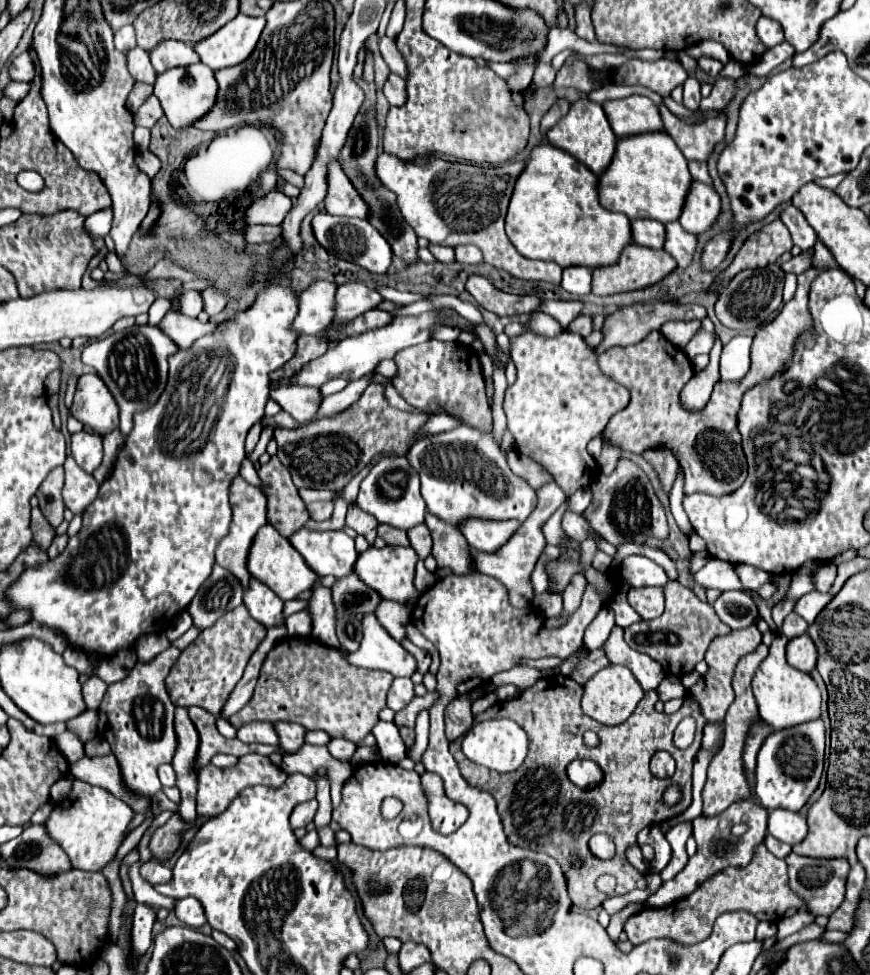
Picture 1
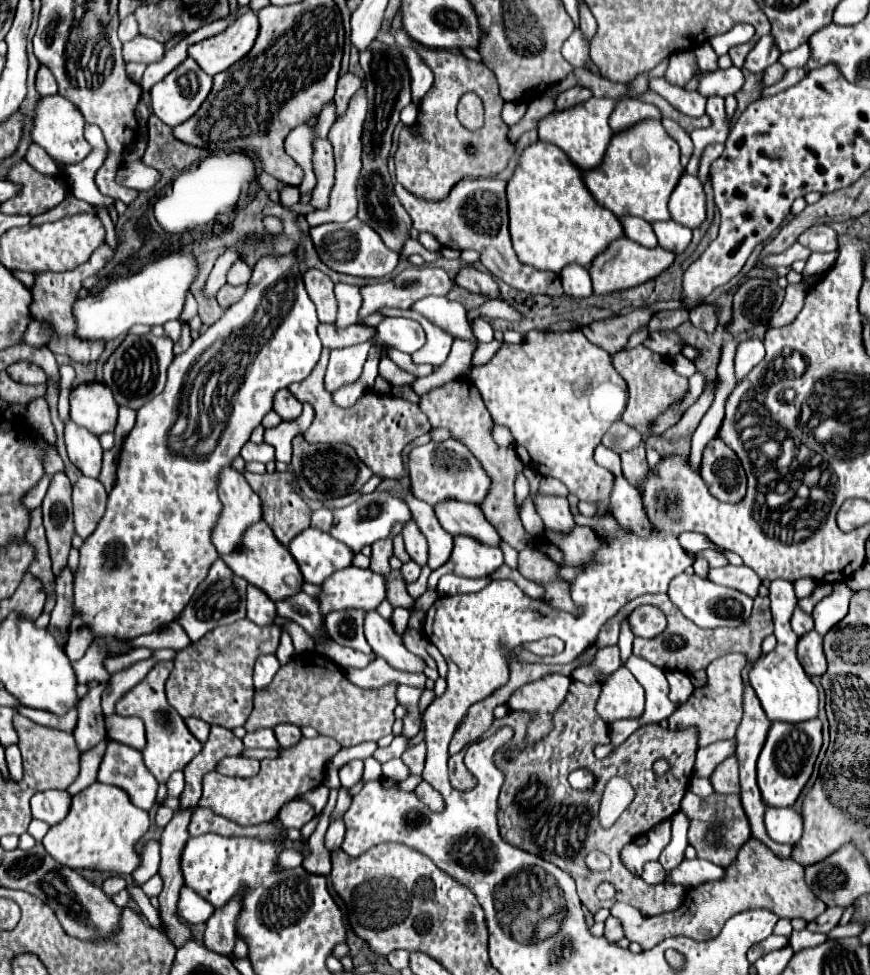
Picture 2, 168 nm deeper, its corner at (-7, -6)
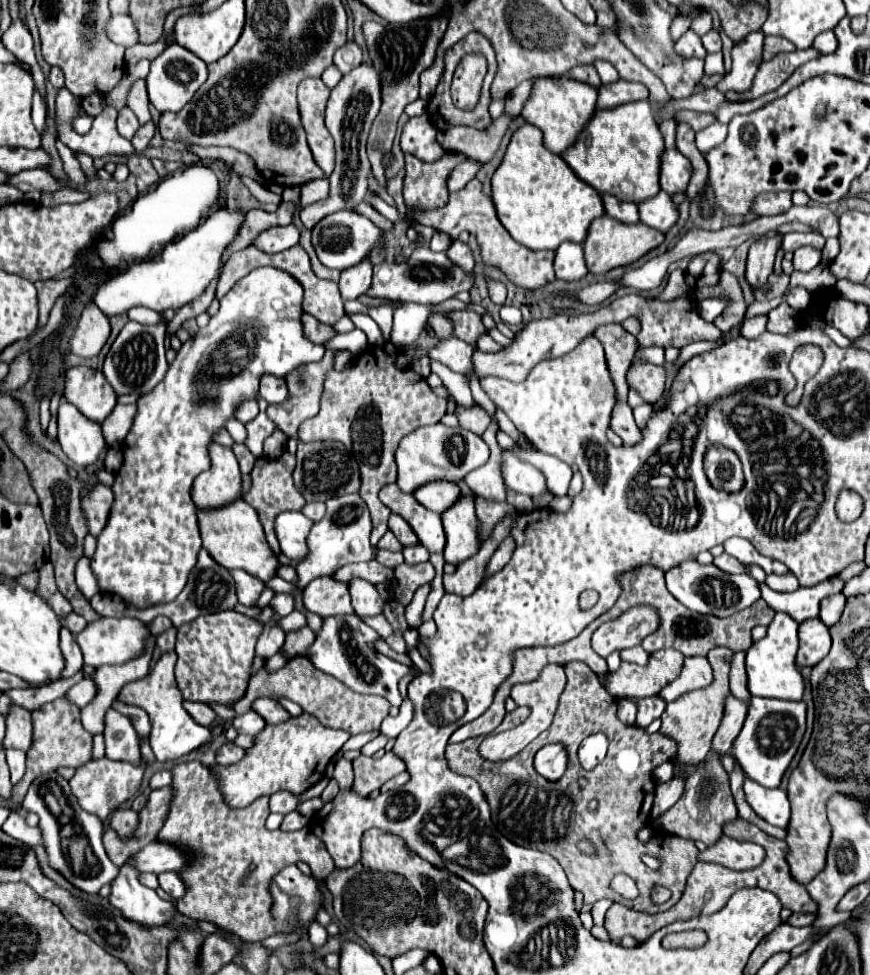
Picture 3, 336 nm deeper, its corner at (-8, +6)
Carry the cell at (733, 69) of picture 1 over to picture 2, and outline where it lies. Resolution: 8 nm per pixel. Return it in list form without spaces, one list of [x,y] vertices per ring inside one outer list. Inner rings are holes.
[[[729,67],[725,71],[713,71],[713,73],[705,73],[699,81],[699,93],[705,97],[711,95],[719,95],[719,97],[727,97],[727,95],[735,95],[743,85],[743,73],[737,67]]]

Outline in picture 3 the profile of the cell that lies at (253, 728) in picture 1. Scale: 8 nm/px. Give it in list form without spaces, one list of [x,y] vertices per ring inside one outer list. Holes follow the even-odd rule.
[[[248,711],[244,715],[238,715],[234,721],[232,721],[234,729],[238,733],[246,733],[246,735],[260,735],[262,729],[266,727],[266,721],[256,713],[256,711]]]

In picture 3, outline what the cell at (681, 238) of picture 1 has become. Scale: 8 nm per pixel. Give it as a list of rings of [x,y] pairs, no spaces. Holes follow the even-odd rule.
[[[660,191],[656,199],[646,199],[644,203],[638,203],[638,211],[640,211],[640,221],[644,225],[664,233],[668,233],[668,229],[674,227],[680,217],[678,207],[672,203],[672,197],[664,195],[664,191]]]

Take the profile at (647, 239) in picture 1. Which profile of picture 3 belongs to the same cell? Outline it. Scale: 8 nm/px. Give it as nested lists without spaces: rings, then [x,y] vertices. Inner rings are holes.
[[[602,195],[602,201],[604,201],[604,209],[606,213],[616,219],[616,221],[622,221],[622,223],[640,223],[640,213],[638,213],[638,205],[636,203],[626,203],[626,201],[620,201],[612,195]]]

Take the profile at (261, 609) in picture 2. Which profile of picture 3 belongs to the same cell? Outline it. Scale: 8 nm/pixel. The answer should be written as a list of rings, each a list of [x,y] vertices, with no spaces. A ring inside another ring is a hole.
[[[232,571],[232,577],[236,579],[236,593],[238,593],[238,601],[246,607],[252,607],[260,593],[264,591],[264,583],[260,583],[260,579],[248,575],[246,571]]]

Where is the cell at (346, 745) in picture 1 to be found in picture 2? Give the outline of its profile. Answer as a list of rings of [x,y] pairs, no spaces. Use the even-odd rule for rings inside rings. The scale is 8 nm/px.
[[[355,759],[355,761],[349,761],[347,765],[343,765],[339,769],[339,779],[341,779],[341,787],[349,789],[353,787],[355,783],[361,781],[361,773],[363,773],[363,761],[361,759]]]

